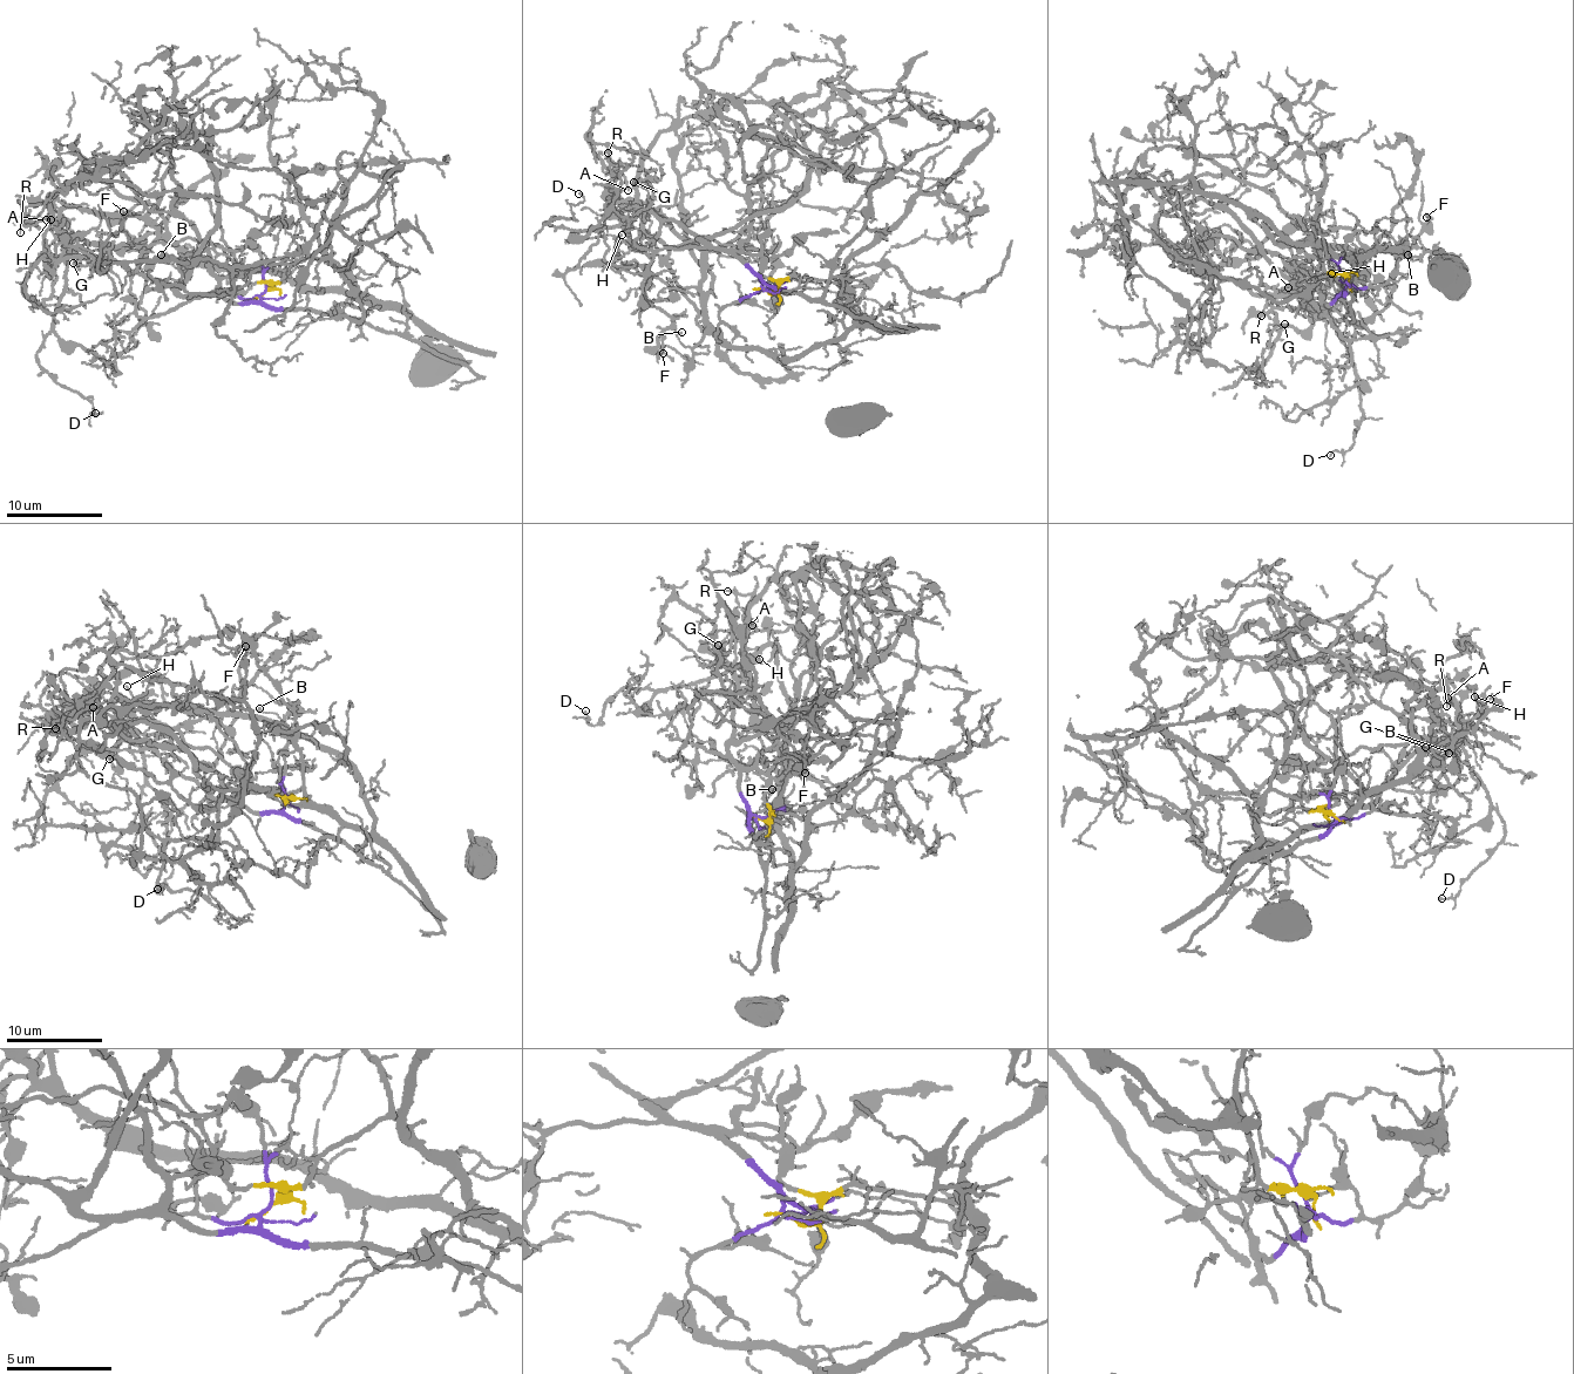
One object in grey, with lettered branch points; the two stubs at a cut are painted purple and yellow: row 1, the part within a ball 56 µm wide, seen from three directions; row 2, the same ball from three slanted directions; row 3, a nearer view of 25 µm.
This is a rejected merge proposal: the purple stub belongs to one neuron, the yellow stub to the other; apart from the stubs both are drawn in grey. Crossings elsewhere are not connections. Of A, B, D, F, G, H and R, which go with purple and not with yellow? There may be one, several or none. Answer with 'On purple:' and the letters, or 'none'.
On purple: A, F, G, H, R

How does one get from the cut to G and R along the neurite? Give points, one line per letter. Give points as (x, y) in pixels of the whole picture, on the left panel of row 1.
G: (260, 293), (258, 301), (239, 304), (181, 297), (164, 283), (82, 249), (94, 259), (72, 263)
R: (260, 293), (258, 301), (239, 304), (181, 297), (106, 258), (60, 260), (43, 246), (24, 208), (20, 232)

